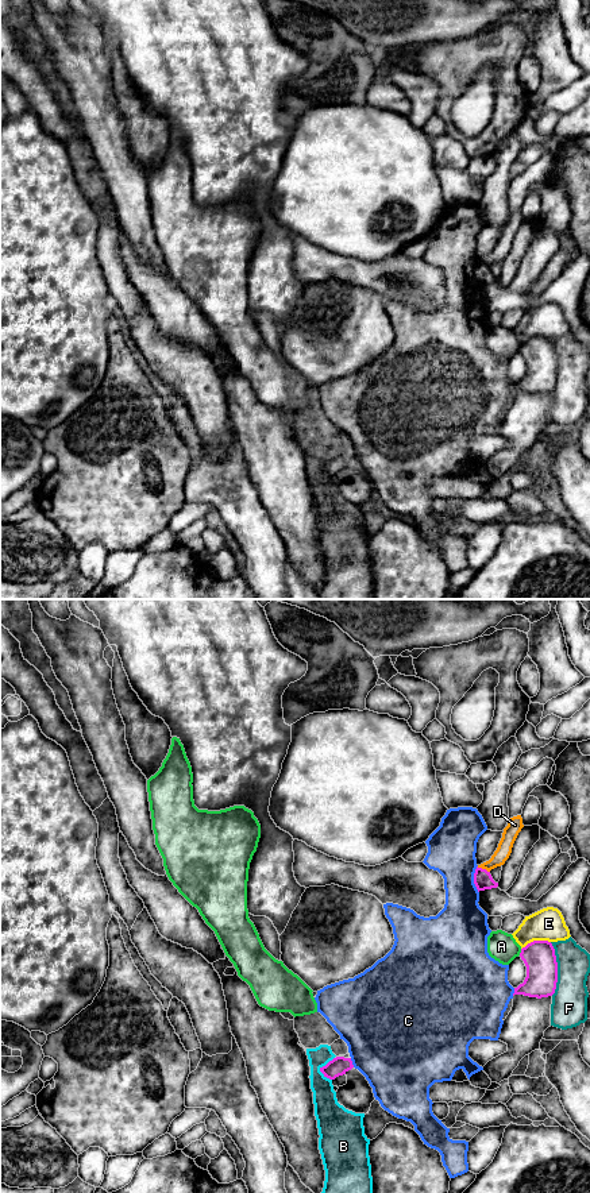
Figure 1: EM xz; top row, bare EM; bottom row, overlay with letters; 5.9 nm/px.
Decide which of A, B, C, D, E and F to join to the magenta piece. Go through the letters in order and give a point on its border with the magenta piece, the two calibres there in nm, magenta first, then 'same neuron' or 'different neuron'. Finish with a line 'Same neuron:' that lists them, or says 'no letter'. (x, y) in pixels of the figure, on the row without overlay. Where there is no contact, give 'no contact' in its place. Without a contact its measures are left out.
A: xz (521, 347) | 190/170 nm | different neuron
B: xz (322, 463) | 110/150 nm | different neuron
C: xz (474, 274) | 110/280 nm | different neuron
D: xz (484, 265) | 110/90 nm | different neuron
E: xz (535, 336) | 190/190 nm | different neuron
F: xz (556, 365) | 190/220 nm | different neuron
Same neuron: no letter

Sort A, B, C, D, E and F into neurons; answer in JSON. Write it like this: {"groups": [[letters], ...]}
{"groups": [["A"], ["B"], ["C"], ["D"], ["E"], ["F"]]}

